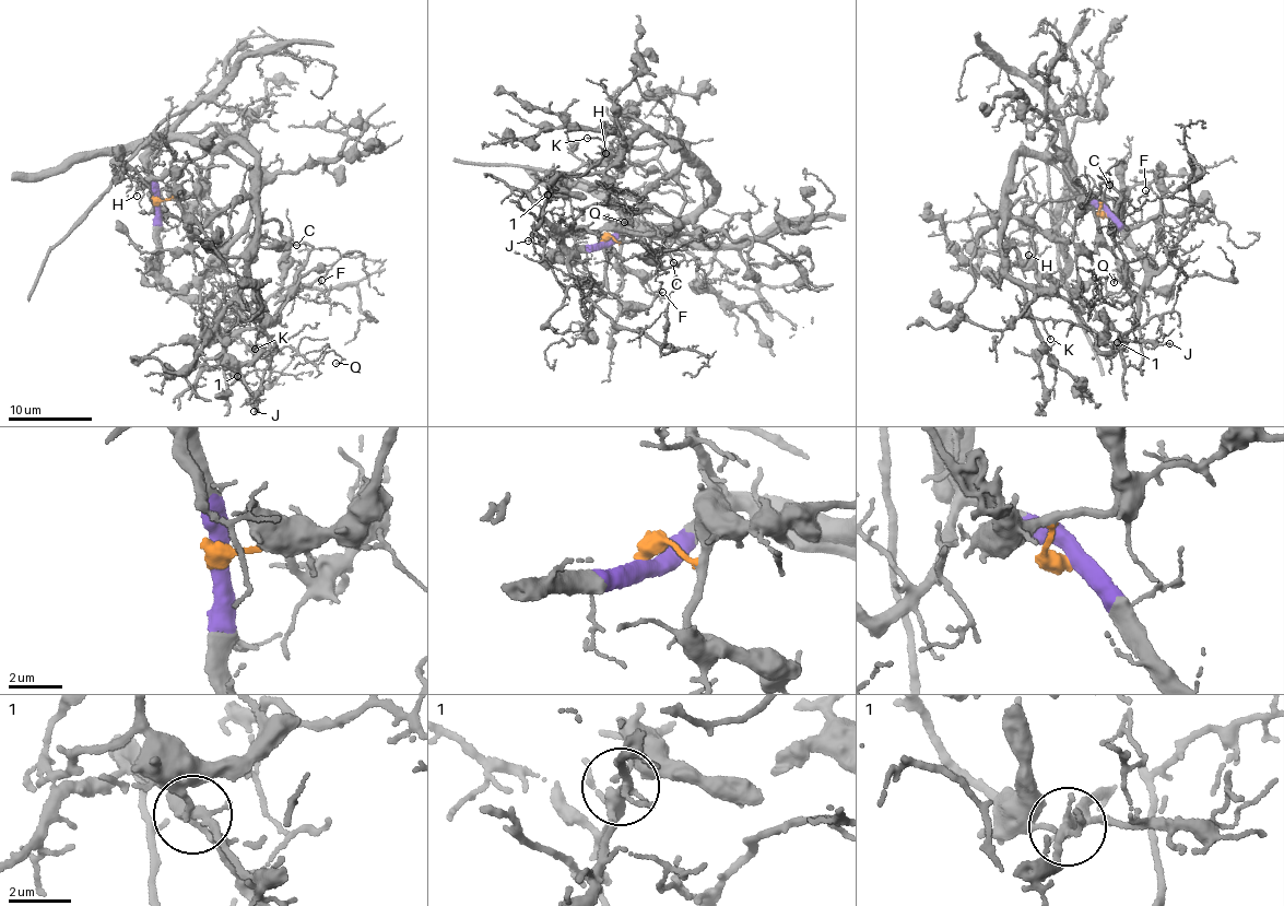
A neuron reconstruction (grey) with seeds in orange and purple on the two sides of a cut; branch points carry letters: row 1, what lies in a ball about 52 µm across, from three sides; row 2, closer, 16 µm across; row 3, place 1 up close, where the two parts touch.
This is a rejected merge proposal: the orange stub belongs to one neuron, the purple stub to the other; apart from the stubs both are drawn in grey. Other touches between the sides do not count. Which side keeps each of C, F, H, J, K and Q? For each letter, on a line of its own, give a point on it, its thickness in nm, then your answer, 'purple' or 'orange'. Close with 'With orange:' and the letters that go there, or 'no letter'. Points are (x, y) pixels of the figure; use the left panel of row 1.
C: (296, 245) | 90 nm | purple
F: (321, 280) | 130 nm | purple
H: (137, 196) | 90 nm | purple
J: (254, 411) | 140 nm | purple
K: (255, 349) | 100 nm | purple
Q: (336, 363) | 100 nm | purple
With orange: no letter

